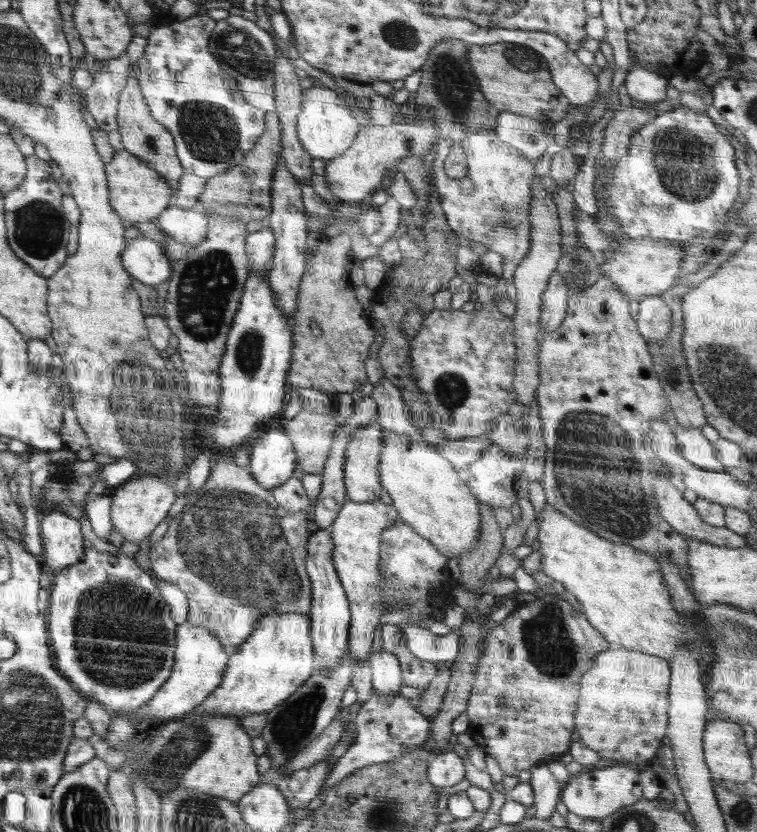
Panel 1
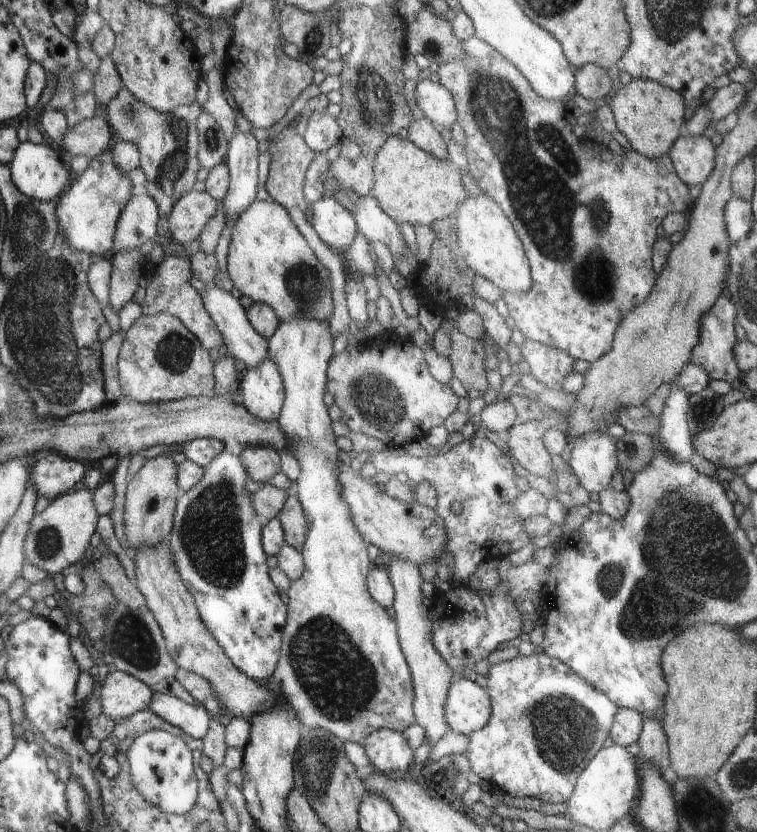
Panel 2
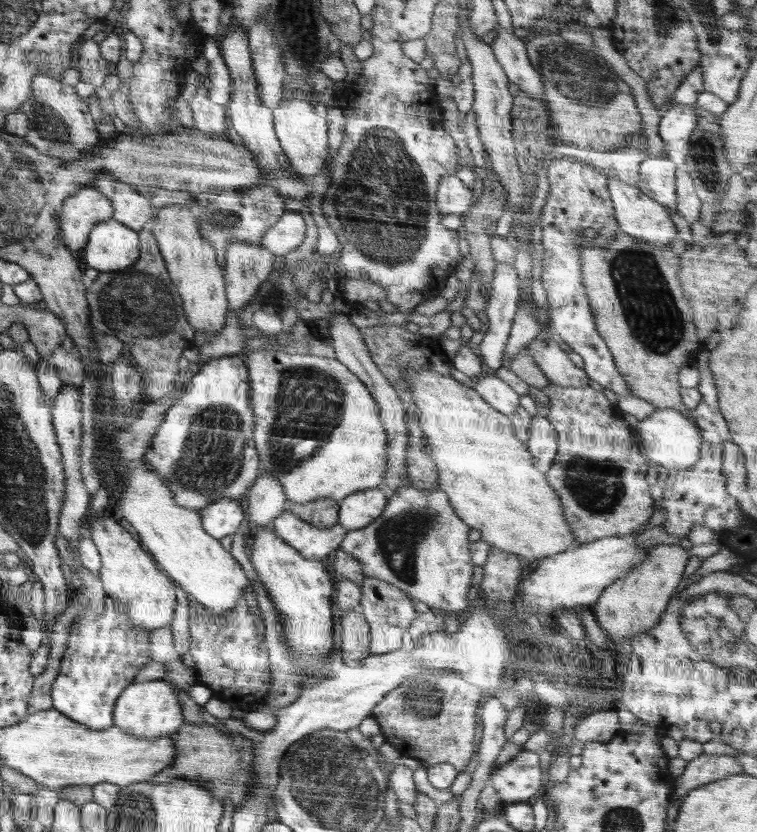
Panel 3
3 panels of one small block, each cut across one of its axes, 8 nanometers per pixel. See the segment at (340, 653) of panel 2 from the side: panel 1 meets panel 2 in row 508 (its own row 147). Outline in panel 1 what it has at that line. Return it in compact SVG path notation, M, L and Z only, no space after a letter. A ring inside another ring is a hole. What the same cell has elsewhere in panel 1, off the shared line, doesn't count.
M312 88L314 90L322 90L324 100L309 100L304 97L301 104L301 111L297 114L297 138L302 148L308 155L314 159L330 160L340 155L350 148L356 133L361 129L354 114L348 109L351 103L348 96L337 90L330 92L328 88Z

